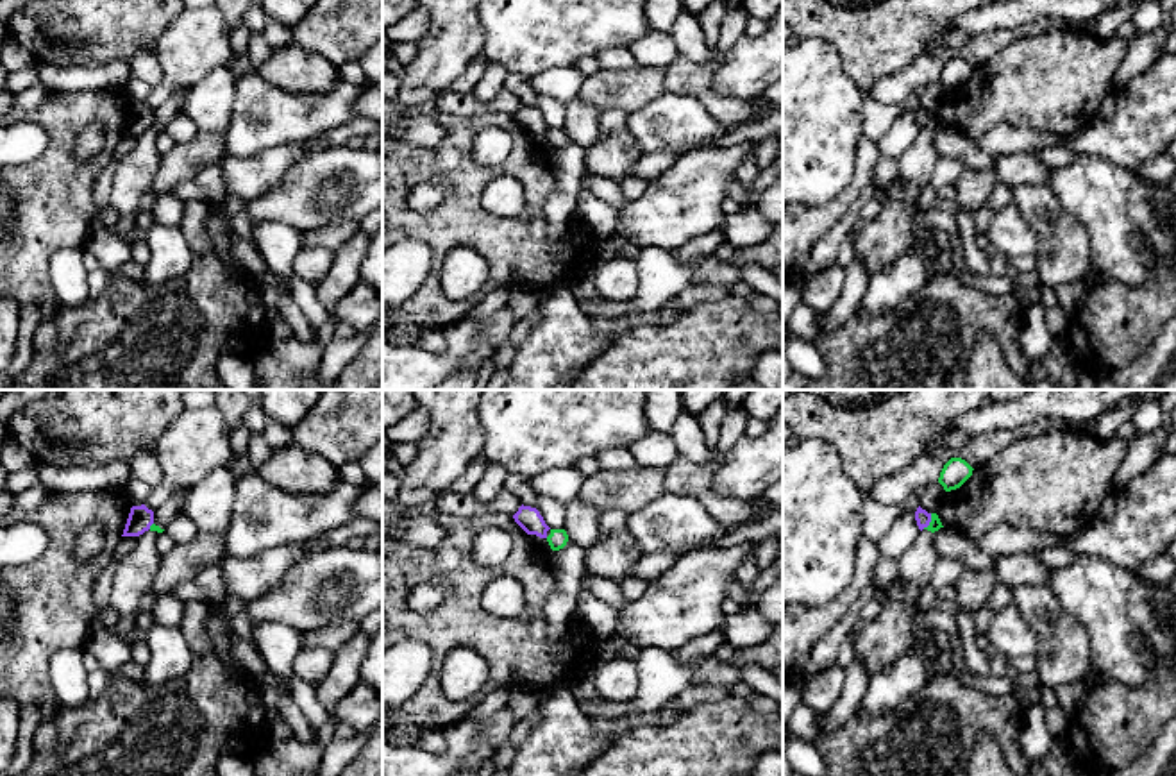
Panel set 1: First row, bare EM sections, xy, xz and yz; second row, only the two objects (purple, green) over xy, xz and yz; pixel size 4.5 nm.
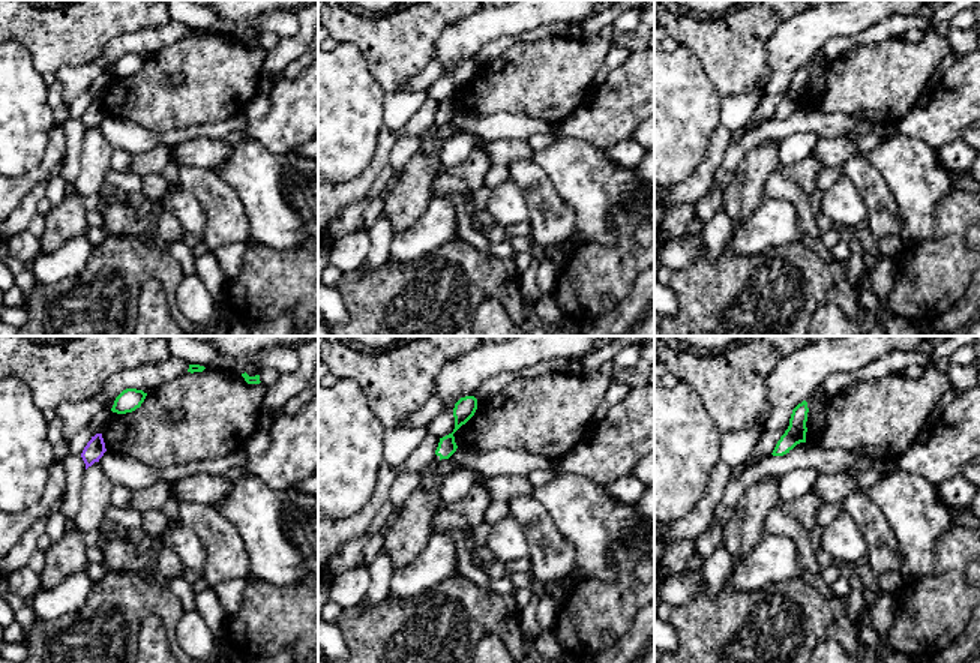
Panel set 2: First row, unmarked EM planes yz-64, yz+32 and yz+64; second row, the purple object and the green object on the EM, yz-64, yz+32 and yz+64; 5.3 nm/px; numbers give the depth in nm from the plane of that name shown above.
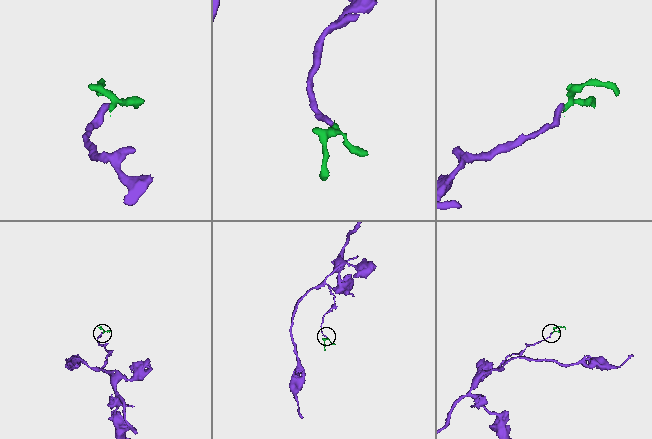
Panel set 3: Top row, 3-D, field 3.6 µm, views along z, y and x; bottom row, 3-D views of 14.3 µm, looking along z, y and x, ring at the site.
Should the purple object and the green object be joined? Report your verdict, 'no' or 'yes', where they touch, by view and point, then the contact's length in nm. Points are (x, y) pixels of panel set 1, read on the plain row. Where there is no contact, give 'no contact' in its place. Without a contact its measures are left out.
no | yz (930, 120) | 80 nm

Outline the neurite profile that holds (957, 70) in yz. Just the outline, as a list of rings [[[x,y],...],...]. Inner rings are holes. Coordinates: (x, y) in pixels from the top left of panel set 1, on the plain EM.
[[[951,57],[938,77],[938,82],[944,86],[945,91],[960,88],[970,75],[972,66],[962,57]]]

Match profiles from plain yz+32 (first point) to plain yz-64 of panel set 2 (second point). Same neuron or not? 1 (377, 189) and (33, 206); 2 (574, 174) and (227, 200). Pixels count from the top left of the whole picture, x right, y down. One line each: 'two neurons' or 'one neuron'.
1: one neuron
2: two neurons

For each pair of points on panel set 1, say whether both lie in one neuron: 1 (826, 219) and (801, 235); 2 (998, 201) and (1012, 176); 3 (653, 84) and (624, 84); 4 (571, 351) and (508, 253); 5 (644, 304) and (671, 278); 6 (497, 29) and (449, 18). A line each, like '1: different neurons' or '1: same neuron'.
1: same neuron
2: different neurons
3: same neuron
4: different neurons
5: same neuron
6: different neurons

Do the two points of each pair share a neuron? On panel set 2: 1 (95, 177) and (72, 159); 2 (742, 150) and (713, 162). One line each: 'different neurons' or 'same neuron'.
1: different neurons
2: different neurons

